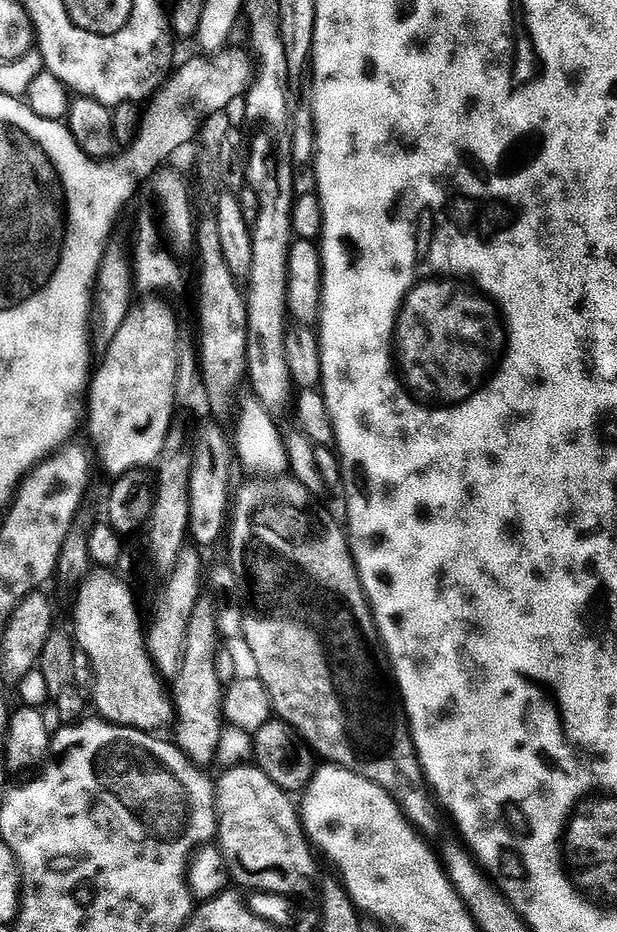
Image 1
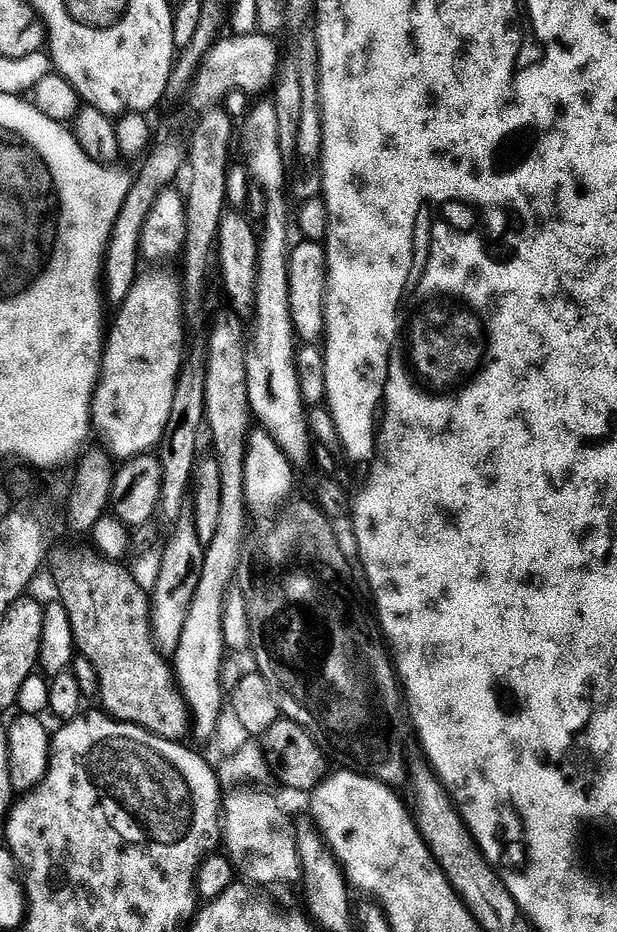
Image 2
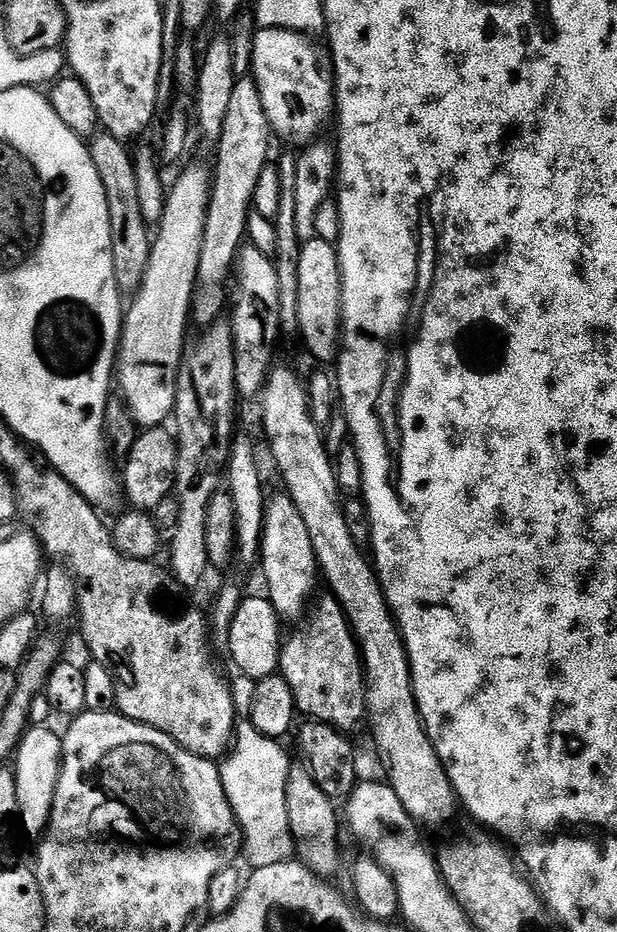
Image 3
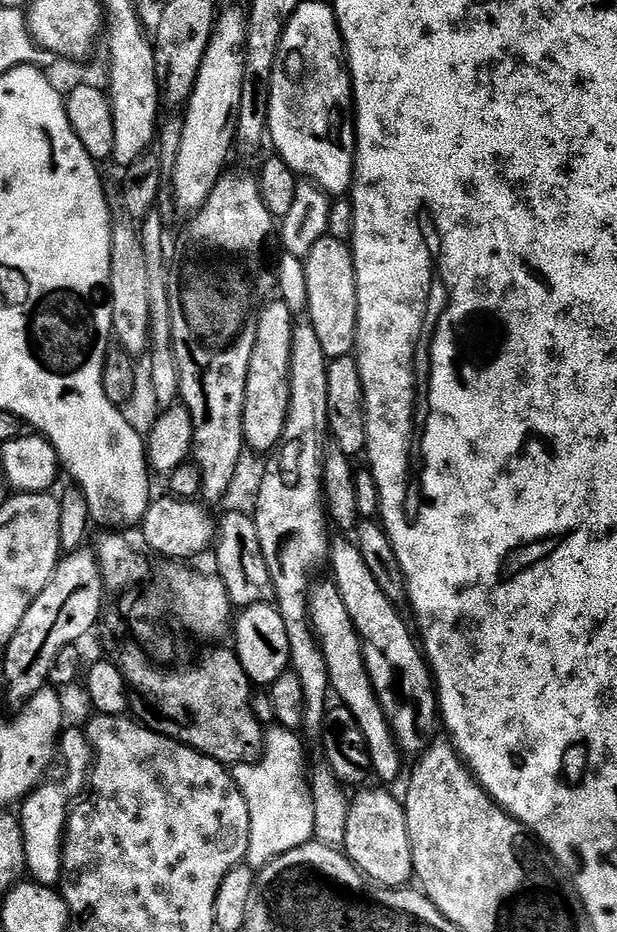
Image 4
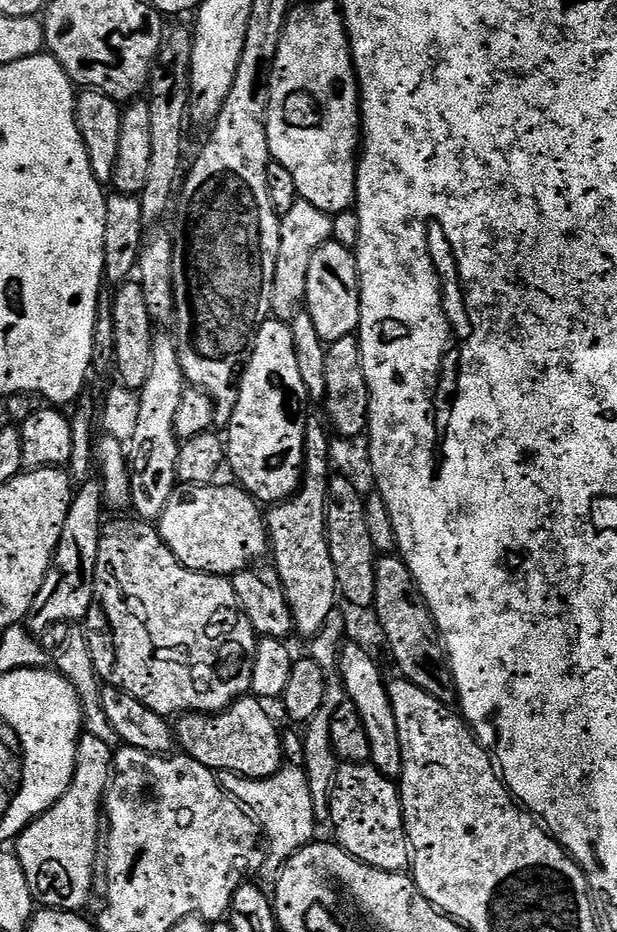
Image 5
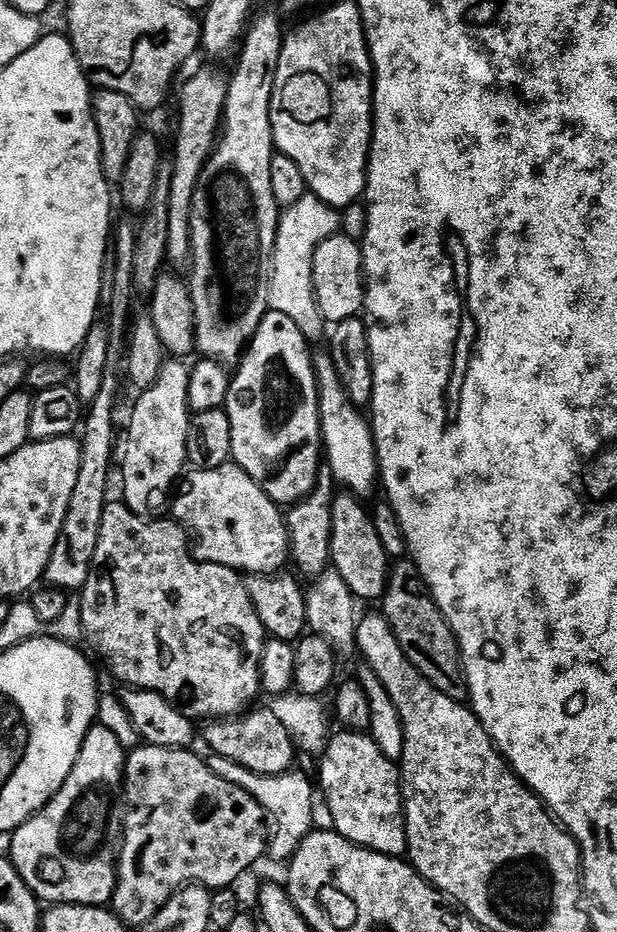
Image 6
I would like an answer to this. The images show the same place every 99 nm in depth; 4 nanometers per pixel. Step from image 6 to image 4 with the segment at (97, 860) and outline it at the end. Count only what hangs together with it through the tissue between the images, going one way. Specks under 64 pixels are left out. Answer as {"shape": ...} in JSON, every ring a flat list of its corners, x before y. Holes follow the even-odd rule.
{"shape":[[65,727,58,741,58,756,64,759,68,767,68,777,64,784,44,782,28,793,23,801,24,809,18,812,20,828,24,832,26,850,26,872,35,883,49,886,59,885,64,870,64,829,68,826,68,814,72,798,85,791,90,780,94,763,94,753,83,727],[69,803,69,804,68,804]]}

